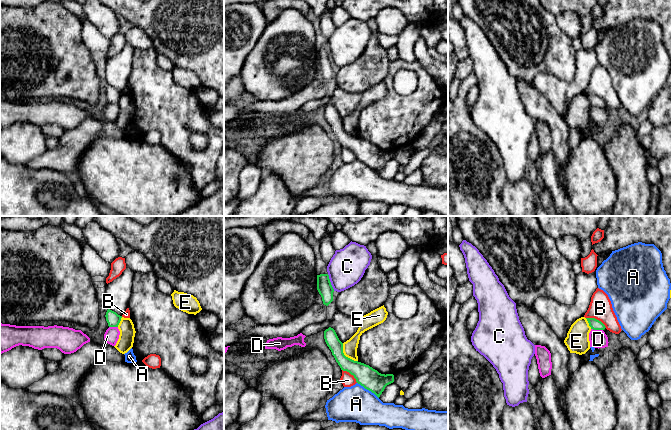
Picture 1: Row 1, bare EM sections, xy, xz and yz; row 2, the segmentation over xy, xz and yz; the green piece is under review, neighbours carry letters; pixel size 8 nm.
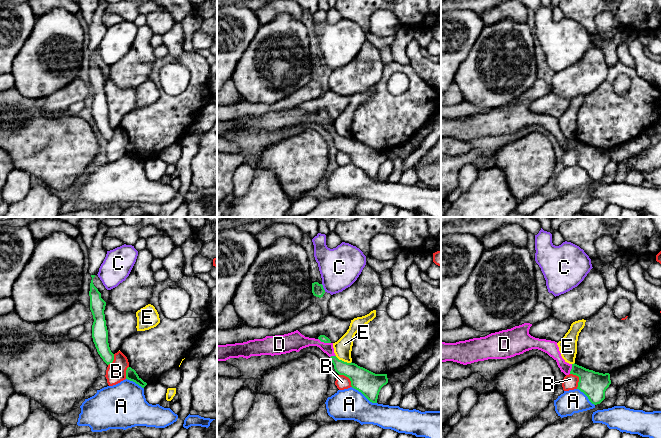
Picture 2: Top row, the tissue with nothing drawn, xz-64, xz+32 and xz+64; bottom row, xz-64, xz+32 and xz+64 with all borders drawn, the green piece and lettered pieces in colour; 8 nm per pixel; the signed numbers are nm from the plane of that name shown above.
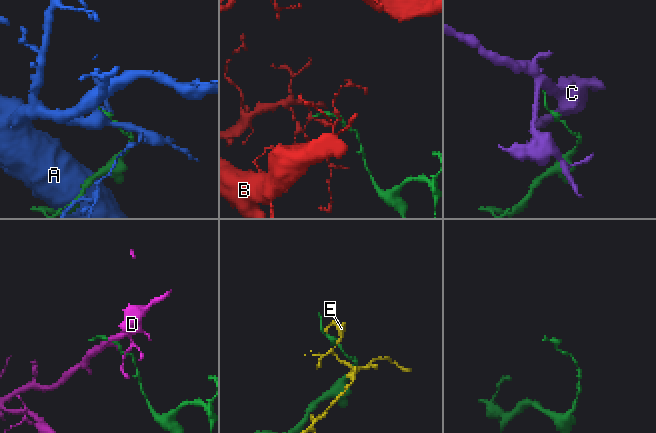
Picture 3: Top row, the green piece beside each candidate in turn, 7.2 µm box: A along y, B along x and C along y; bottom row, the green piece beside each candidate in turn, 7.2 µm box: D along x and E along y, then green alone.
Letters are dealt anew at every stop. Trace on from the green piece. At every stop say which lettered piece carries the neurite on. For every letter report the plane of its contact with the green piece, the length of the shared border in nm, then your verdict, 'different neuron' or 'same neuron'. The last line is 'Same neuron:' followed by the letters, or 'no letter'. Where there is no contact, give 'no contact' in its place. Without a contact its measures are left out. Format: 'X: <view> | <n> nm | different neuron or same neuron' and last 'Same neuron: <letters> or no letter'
A: xz | 220 nm | different neuron
B: yz | 190 nm | different neuron
C: xz | 150 nm | different neuron
D: yz | 100 nm | different neuron
E: xz | 200 nm | different neuron
Same neuron: no letter

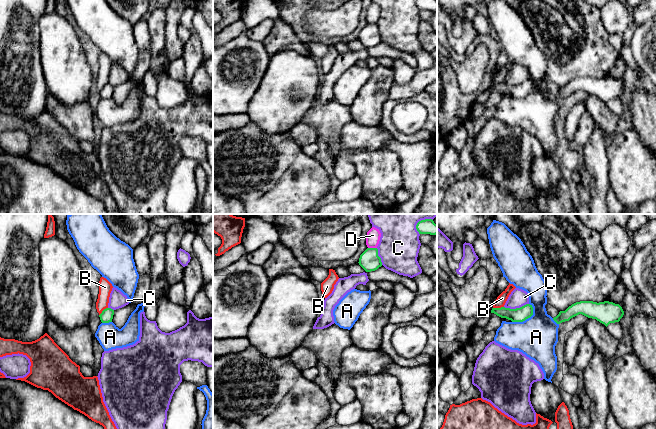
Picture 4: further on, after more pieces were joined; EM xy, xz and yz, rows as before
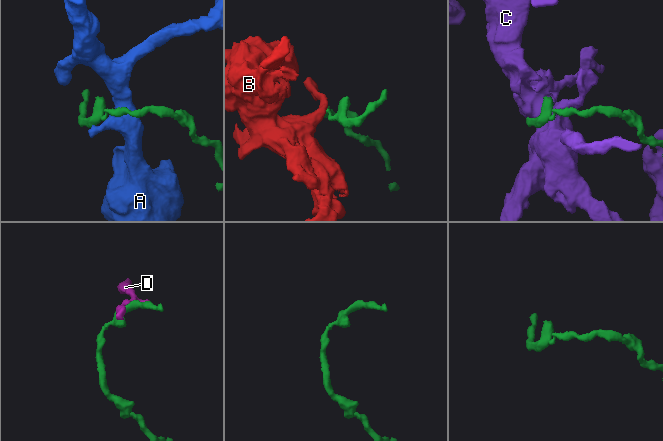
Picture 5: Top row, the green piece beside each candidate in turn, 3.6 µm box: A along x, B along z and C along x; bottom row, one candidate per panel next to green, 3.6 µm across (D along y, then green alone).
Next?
A: yz | 220 nm | different neuron
B: yz | 90 nm | different neuron
C: yz | 200 nm | different neuron
D: xz | 70 nm | different neuron
Same neuron: no letter

